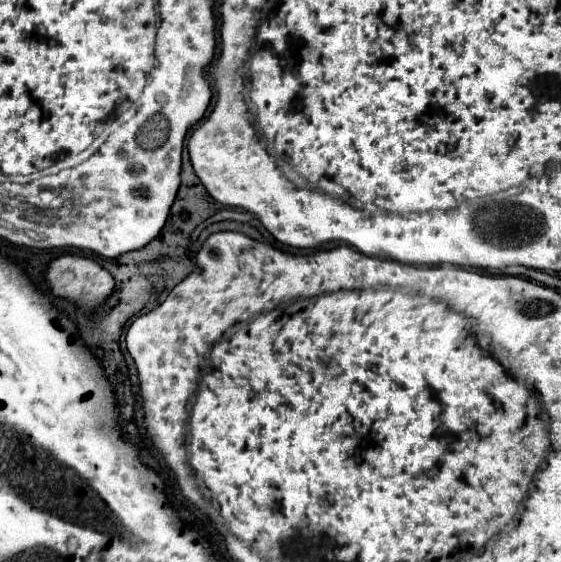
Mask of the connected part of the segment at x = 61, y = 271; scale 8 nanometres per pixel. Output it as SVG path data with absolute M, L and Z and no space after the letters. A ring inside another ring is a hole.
M66 254L56 258L48 270L46 270L46 280L52 288L52 294L68 298L72 302L76 302L80 308L84 310L94 310L98 304L104 302L106 296L110 296L110 292L114 290L114 278L110 276L108 270L104 270L96 260L92 258L84 258L84 256L74 256L74 254Z

